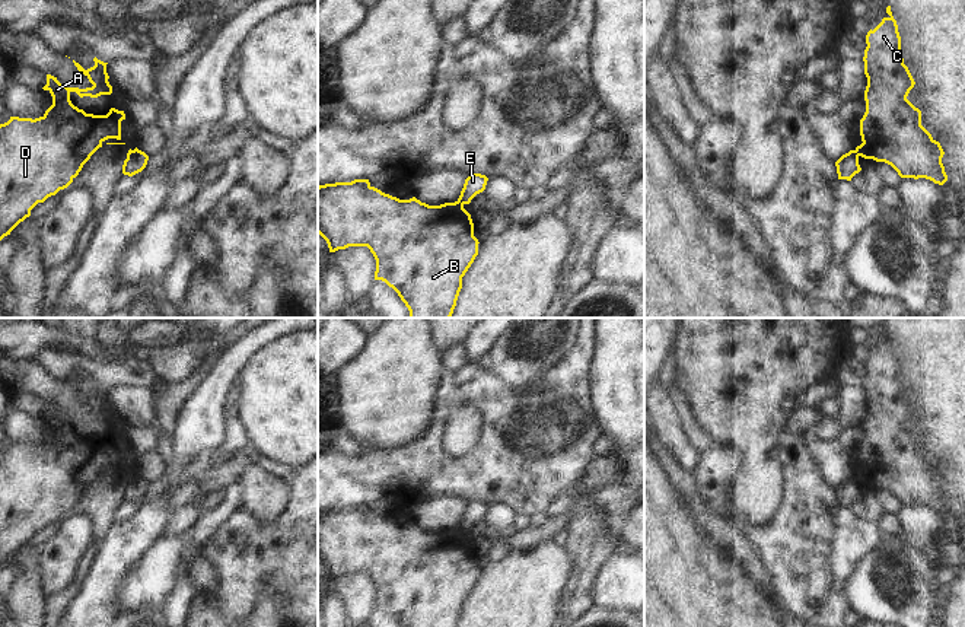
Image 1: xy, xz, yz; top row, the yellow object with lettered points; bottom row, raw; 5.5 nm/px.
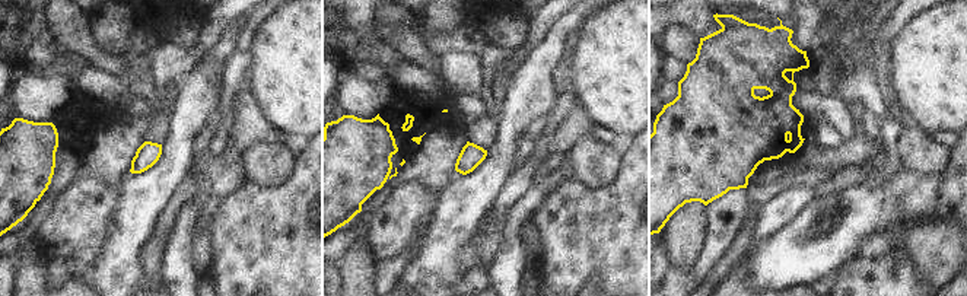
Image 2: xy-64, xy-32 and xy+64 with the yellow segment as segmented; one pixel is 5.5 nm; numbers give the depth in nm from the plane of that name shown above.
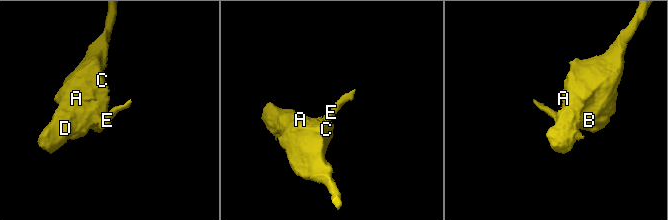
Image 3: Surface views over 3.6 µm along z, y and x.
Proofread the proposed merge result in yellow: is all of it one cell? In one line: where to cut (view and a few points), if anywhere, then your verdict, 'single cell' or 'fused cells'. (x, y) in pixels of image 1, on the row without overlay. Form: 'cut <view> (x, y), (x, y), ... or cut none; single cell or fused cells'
cut yz (853, 477), (857, 483); fused cells

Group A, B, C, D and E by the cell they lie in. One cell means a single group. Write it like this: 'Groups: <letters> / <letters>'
Groups: A B C D / E.

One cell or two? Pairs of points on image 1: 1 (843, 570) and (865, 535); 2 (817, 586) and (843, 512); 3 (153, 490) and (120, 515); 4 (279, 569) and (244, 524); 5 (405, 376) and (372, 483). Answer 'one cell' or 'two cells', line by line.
1: one cell
2: two cells
3: one cell
4: one cell
5: two cells

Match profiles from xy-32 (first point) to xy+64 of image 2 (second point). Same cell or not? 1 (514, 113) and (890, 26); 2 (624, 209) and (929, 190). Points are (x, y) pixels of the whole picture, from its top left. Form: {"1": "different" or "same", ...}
{"1": "same", "2": "different"}

